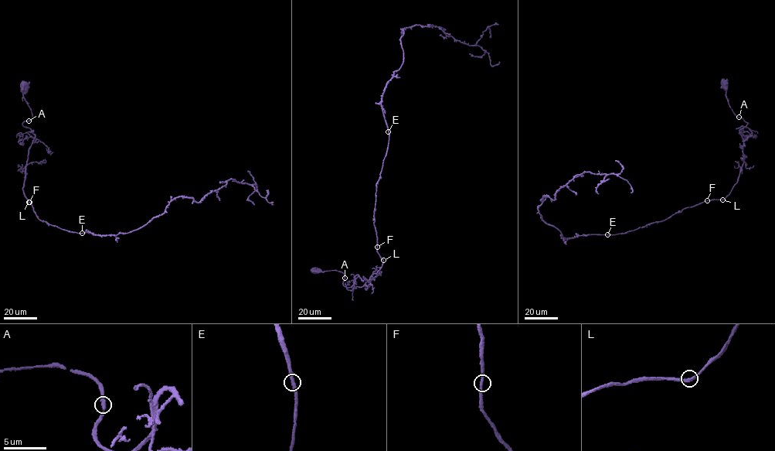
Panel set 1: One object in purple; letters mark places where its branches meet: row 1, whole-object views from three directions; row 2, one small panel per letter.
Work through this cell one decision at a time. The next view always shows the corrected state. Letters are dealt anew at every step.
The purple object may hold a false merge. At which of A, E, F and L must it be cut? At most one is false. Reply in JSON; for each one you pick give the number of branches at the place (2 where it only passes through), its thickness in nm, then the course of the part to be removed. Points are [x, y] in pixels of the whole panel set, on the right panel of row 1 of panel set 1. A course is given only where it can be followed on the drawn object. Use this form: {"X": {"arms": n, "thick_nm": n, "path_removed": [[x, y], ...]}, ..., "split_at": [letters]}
{"split_at": []}

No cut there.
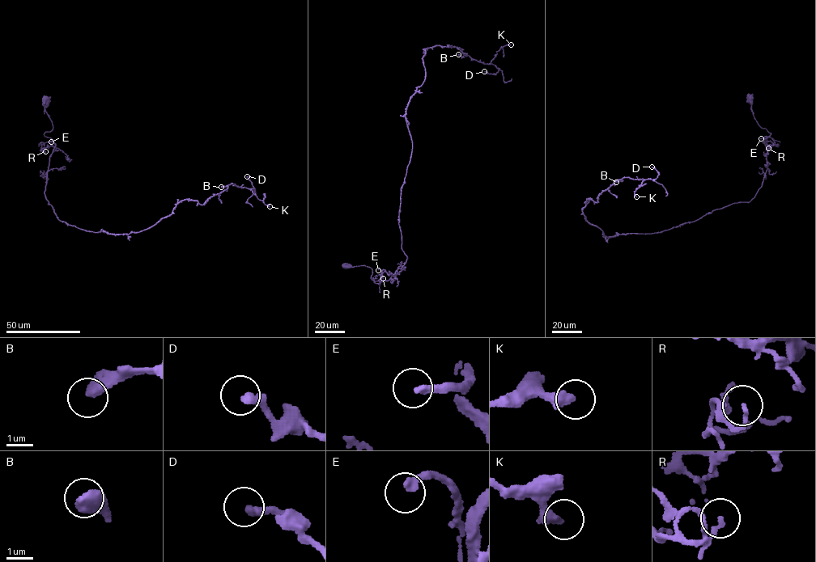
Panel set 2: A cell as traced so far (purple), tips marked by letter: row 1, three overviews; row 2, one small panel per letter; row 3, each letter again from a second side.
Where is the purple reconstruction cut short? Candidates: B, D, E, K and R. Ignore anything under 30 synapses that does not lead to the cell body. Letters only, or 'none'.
K

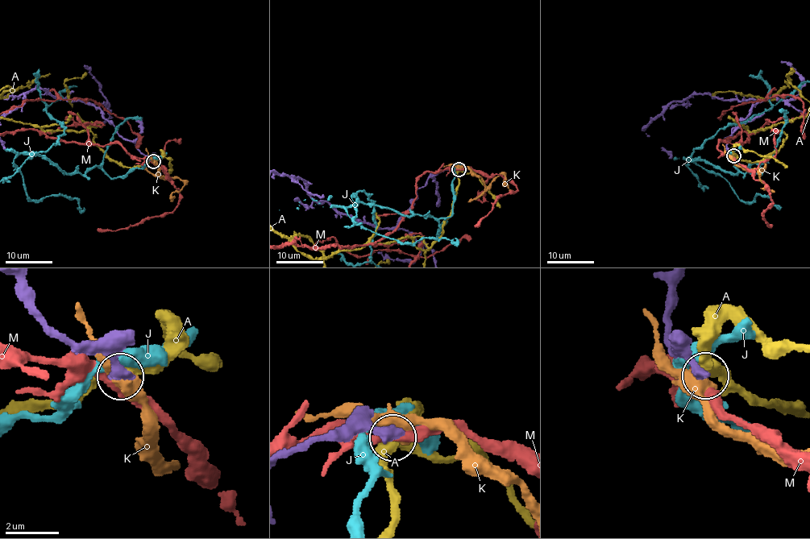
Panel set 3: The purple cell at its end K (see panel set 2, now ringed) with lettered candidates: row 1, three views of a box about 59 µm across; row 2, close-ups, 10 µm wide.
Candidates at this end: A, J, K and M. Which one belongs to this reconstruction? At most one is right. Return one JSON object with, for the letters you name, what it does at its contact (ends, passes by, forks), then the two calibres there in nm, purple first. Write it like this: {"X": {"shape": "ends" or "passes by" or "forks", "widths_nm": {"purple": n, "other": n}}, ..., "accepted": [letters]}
{"accepted": []}

